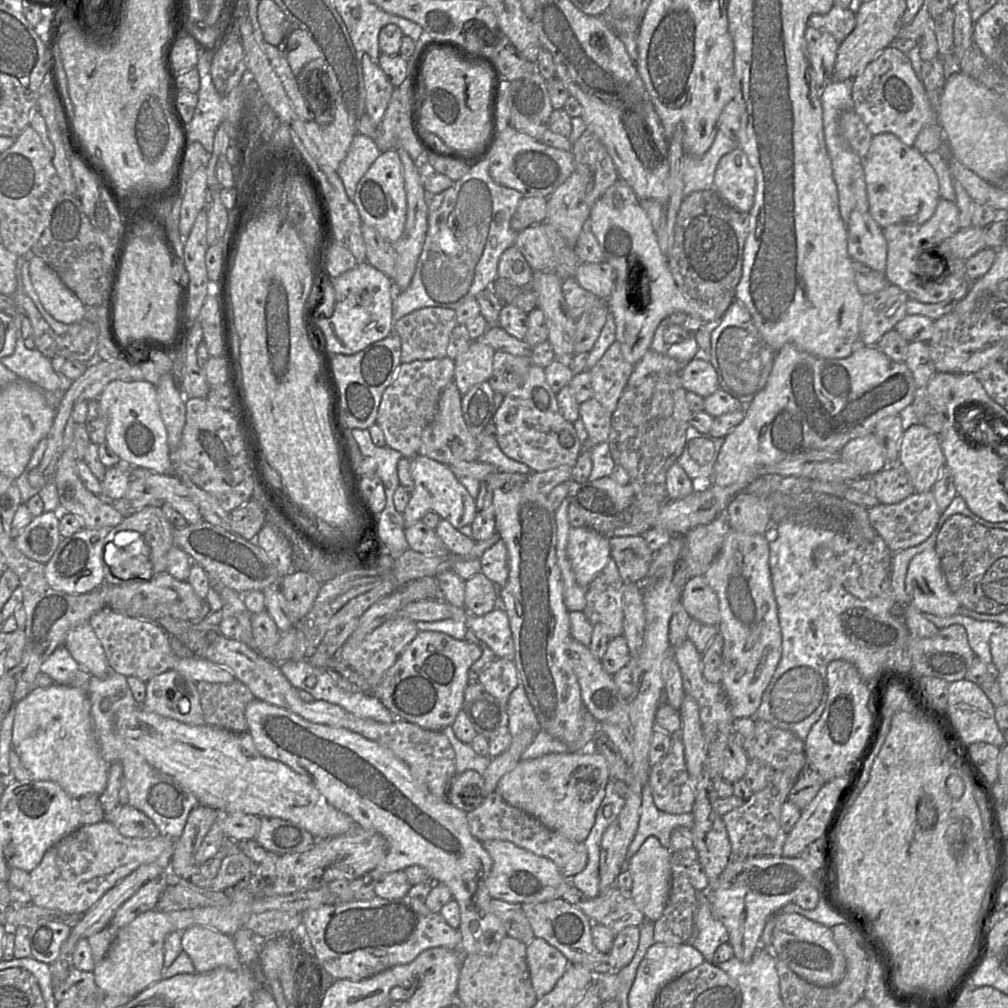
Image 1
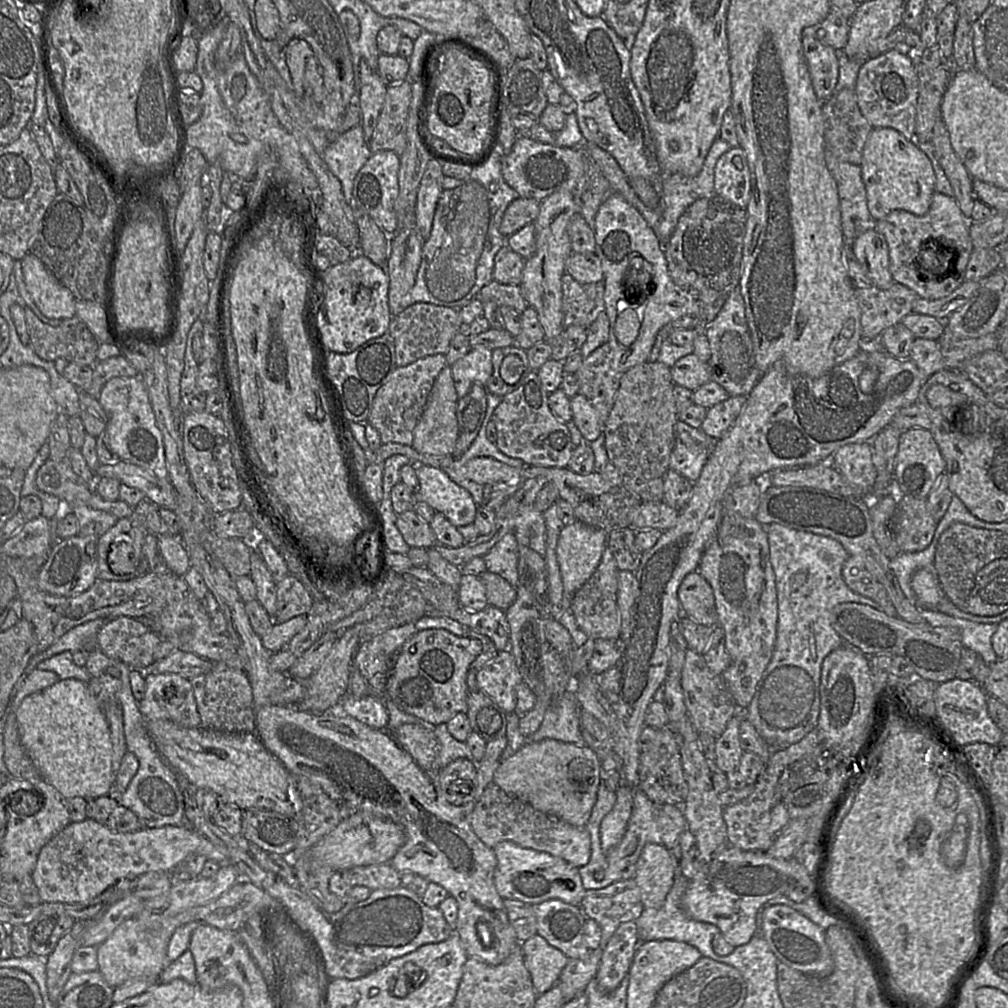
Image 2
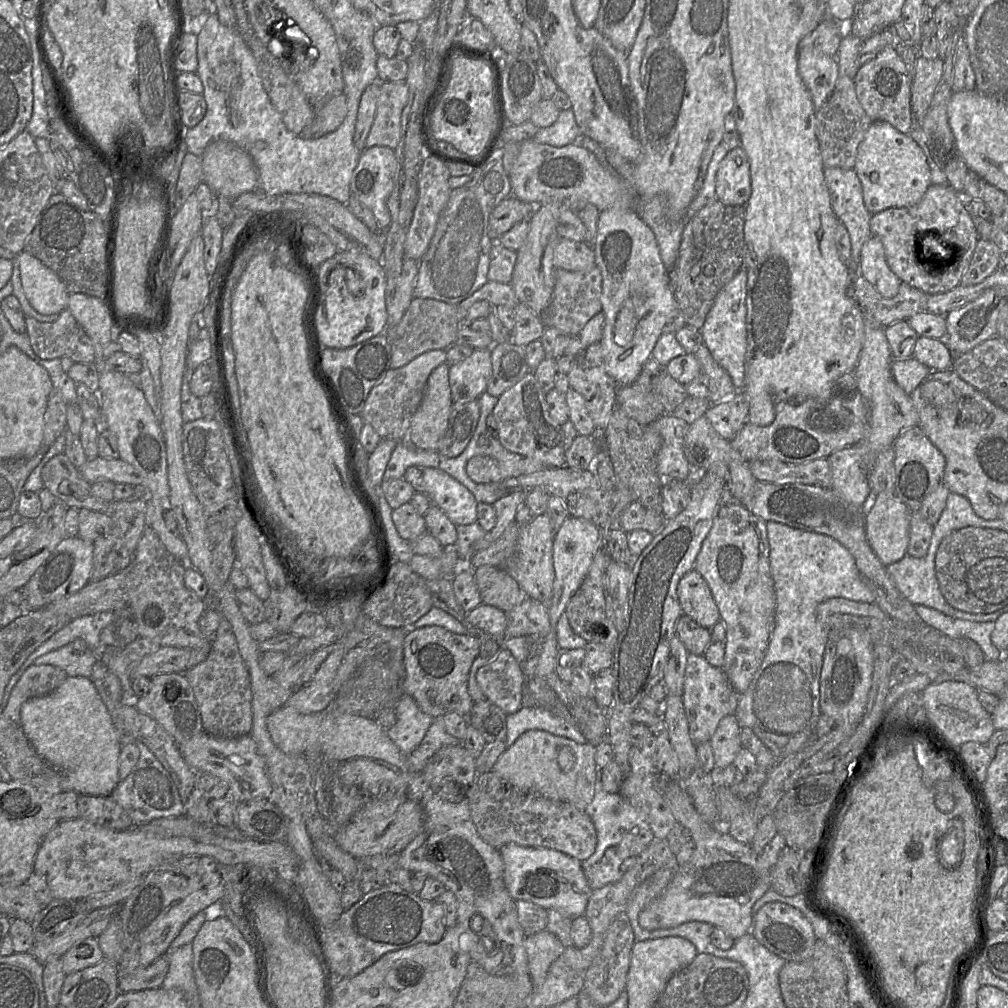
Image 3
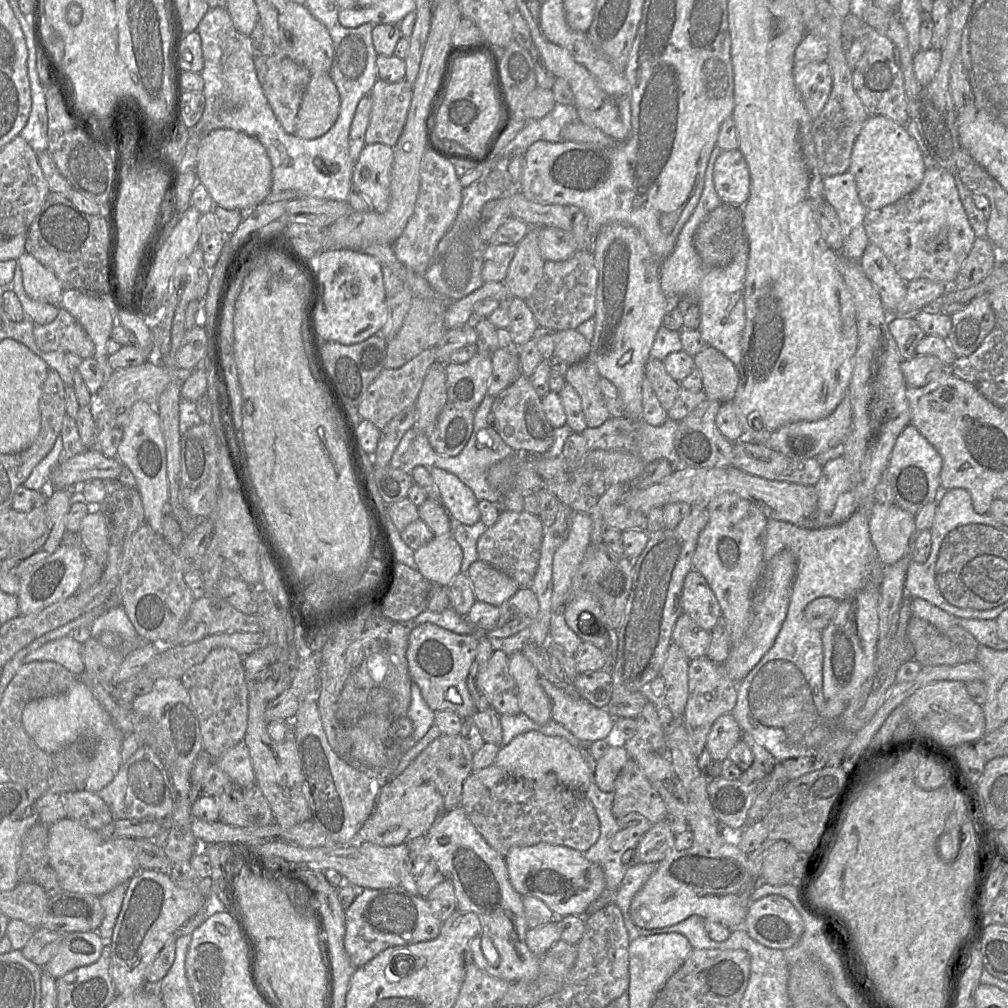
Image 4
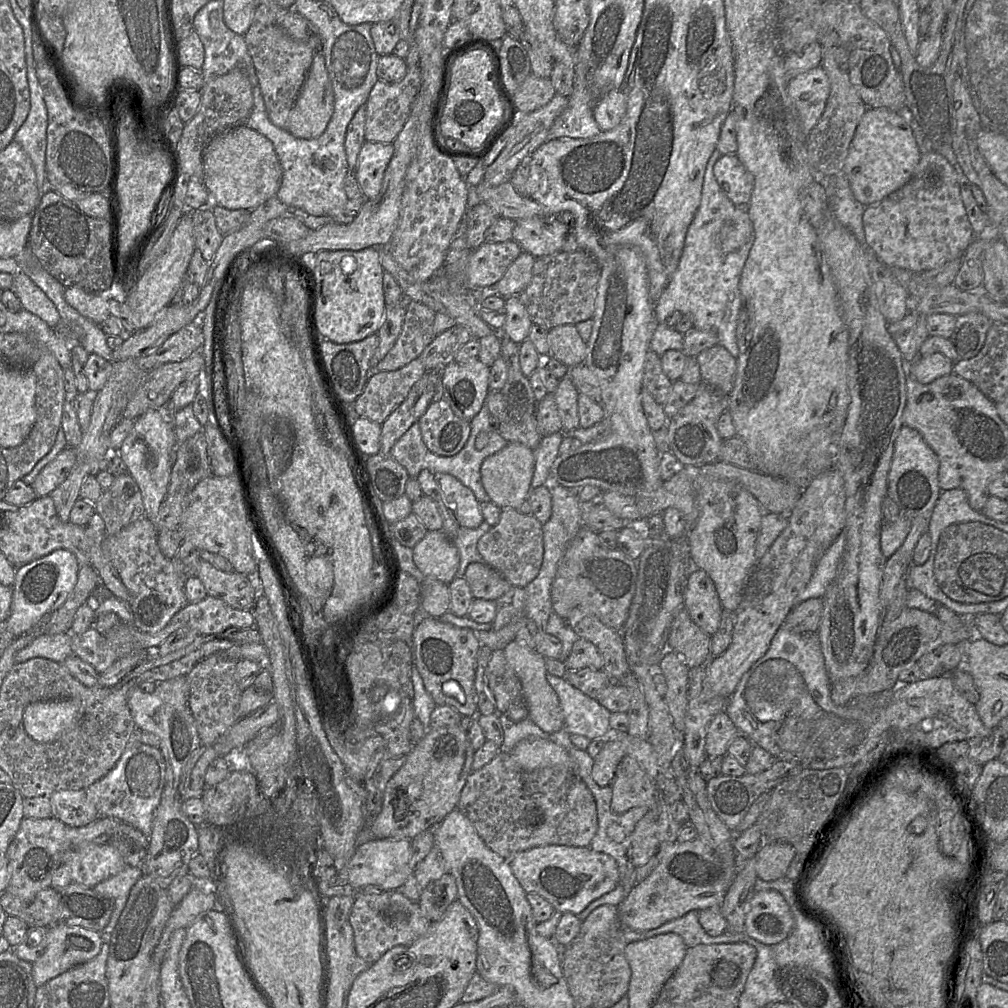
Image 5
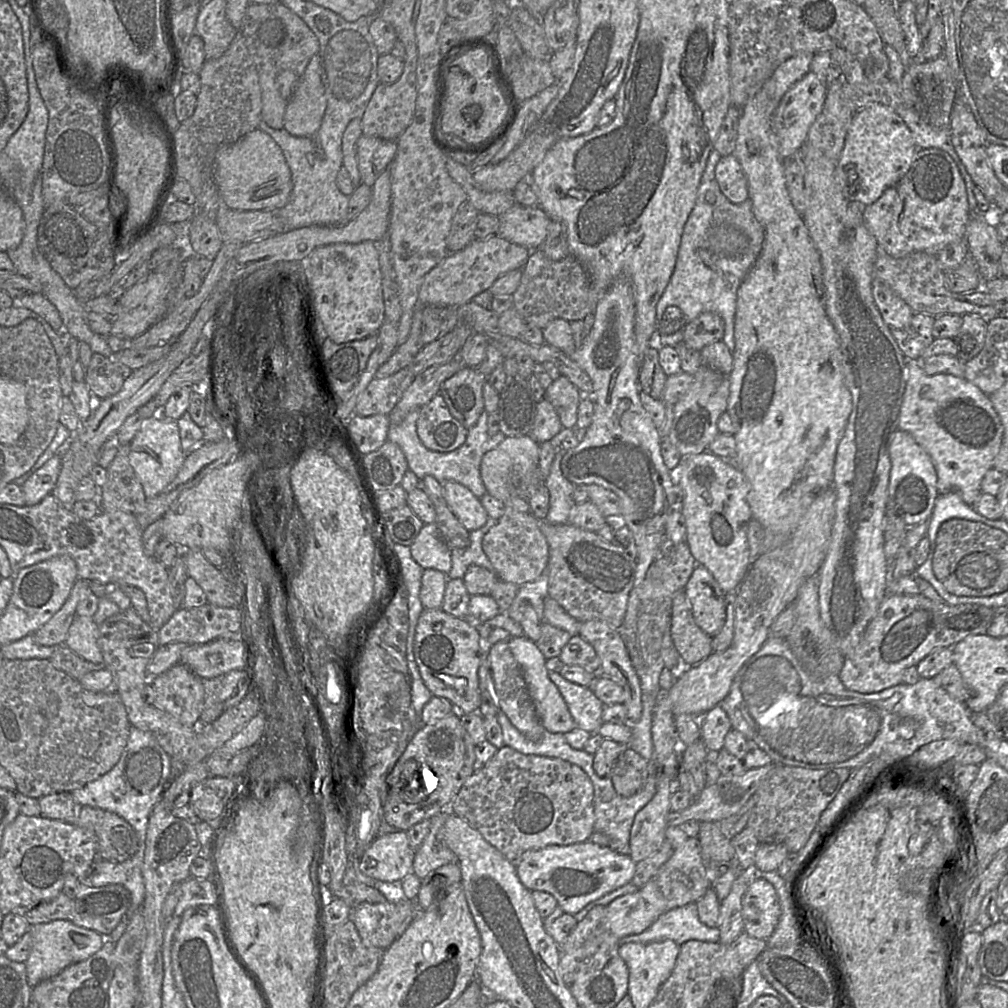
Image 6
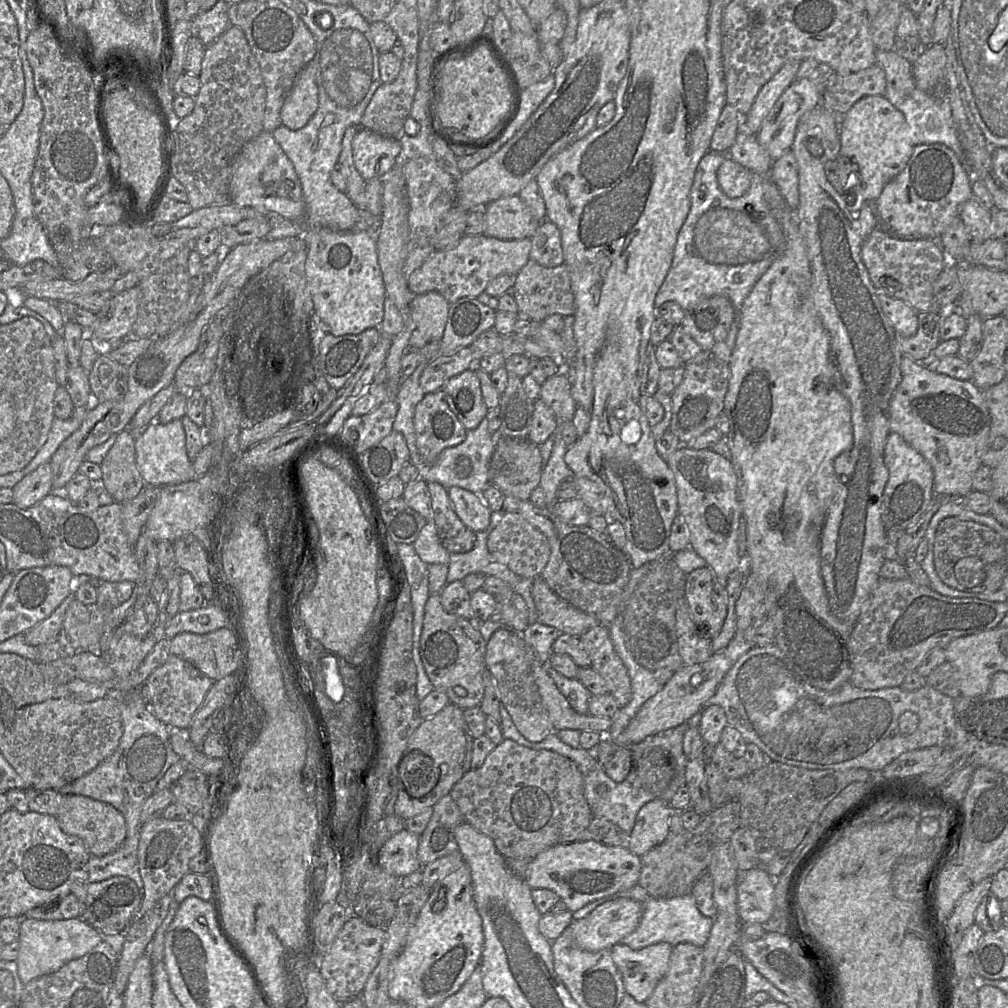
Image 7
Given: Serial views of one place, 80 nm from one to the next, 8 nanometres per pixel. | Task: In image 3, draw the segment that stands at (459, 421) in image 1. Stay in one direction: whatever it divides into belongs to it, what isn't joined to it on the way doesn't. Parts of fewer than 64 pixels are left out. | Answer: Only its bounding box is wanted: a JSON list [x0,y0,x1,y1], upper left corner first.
[402,362,453,451]

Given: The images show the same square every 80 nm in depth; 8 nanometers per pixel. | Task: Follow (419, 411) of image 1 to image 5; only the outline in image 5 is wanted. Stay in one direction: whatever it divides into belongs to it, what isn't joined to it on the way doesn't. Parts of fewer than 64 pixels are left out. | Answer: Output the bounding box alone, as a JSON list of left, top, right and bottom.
[354,358,425,424]

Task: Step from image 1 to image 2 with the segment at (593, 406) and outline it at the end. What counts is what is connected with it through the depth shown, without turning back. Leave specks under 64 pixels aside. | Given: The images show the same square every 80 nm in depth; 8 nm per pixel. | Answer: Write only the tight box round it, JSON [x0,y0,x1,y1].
[570,393,603,442]

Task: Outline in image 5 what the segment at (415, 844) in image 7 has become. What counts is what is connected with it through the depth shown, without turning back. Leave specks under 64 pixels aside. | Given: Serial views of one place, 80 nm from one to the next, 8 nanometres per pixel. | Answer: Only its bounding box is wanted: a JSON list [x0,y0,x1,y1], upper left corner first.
[338,839,413,890]

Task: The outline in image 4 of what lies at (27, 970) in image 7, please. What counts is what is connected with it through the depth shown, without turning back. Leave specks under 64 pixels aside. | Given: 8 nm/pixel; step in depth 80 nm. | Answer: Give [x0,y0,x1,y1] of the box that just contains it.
[42,931,106,979]

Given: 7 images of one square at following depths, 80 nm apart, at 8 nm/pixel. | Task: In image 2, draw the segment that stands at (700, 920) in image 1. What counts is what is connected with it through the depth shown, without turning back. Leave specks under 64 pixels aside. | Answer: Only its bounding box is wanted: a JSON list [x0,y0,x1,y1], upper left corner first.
[634,875,720,961]

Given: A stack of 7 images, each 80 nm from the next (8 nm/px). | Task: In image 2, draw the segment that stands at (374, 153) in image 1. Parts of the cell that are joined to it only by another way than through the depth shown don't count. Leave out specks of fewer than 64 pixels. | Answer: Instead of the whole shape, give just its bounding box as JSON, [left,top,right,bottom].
[322,125,371,208]

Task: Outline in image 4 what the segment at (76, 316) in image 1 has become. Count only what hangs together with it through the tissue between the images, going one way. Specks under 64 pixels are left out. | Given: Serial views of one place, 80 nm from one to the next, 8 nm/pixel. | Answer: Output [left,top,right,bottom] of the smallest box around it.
[17,252,64,308]

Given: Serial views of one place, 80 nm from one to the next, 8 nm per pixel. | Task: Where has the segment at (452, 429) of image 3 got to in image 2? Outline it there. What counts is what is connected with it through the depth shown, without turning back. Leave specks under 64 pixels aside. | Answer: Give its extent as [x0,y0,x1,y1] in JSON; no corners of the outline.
[452,383,487,458]

